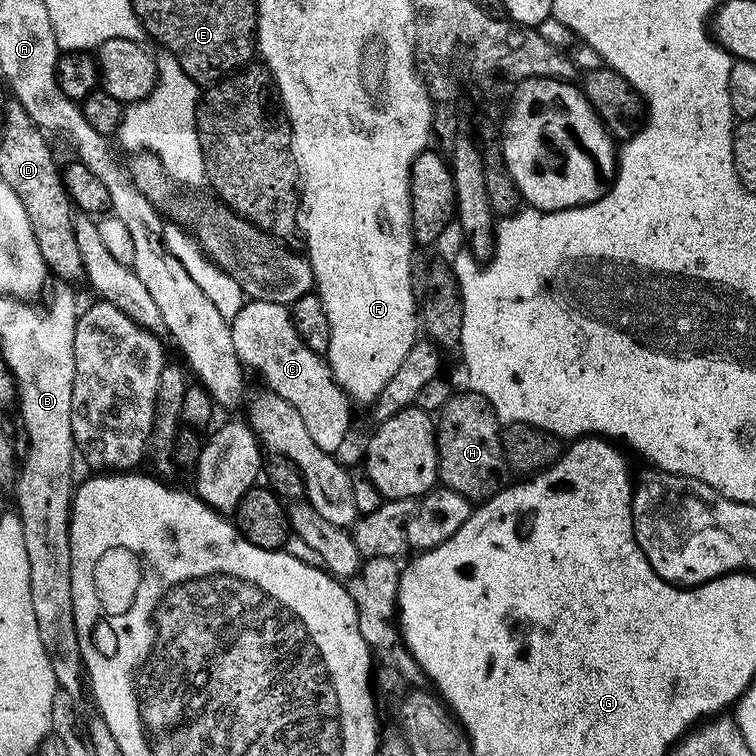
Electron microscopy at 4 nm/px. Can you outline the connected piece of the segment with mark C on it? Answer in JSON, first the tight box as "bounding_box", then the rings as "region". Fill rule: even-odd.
{"bounding_box":[230,299,353,454],"region":[[[249,299],[240,307],[238,314],[230,323],[234,350],[245,369],[252,371],[253,368],[254,371],[260,372],[261,378],[268,383],[267,391],[278,394],[286,402],[290,402],[290,406],[294,406],[298,414],[302,414],[302,422],[306,422],[306,430],[310,430],[310,438],[314,438],[314,442],[318,442],[322,450],[333,454],[339,453],[339,448],[343,446],[344,439],[348,436],[348,423],[352,420],[353,405],[350,403],[348,393],[334,378],[327,359],[321,353],[310,350],[310,346],[306,346],[302,338],[298,338],[298,330],[294,330],[291,311],[283,304]]]}

